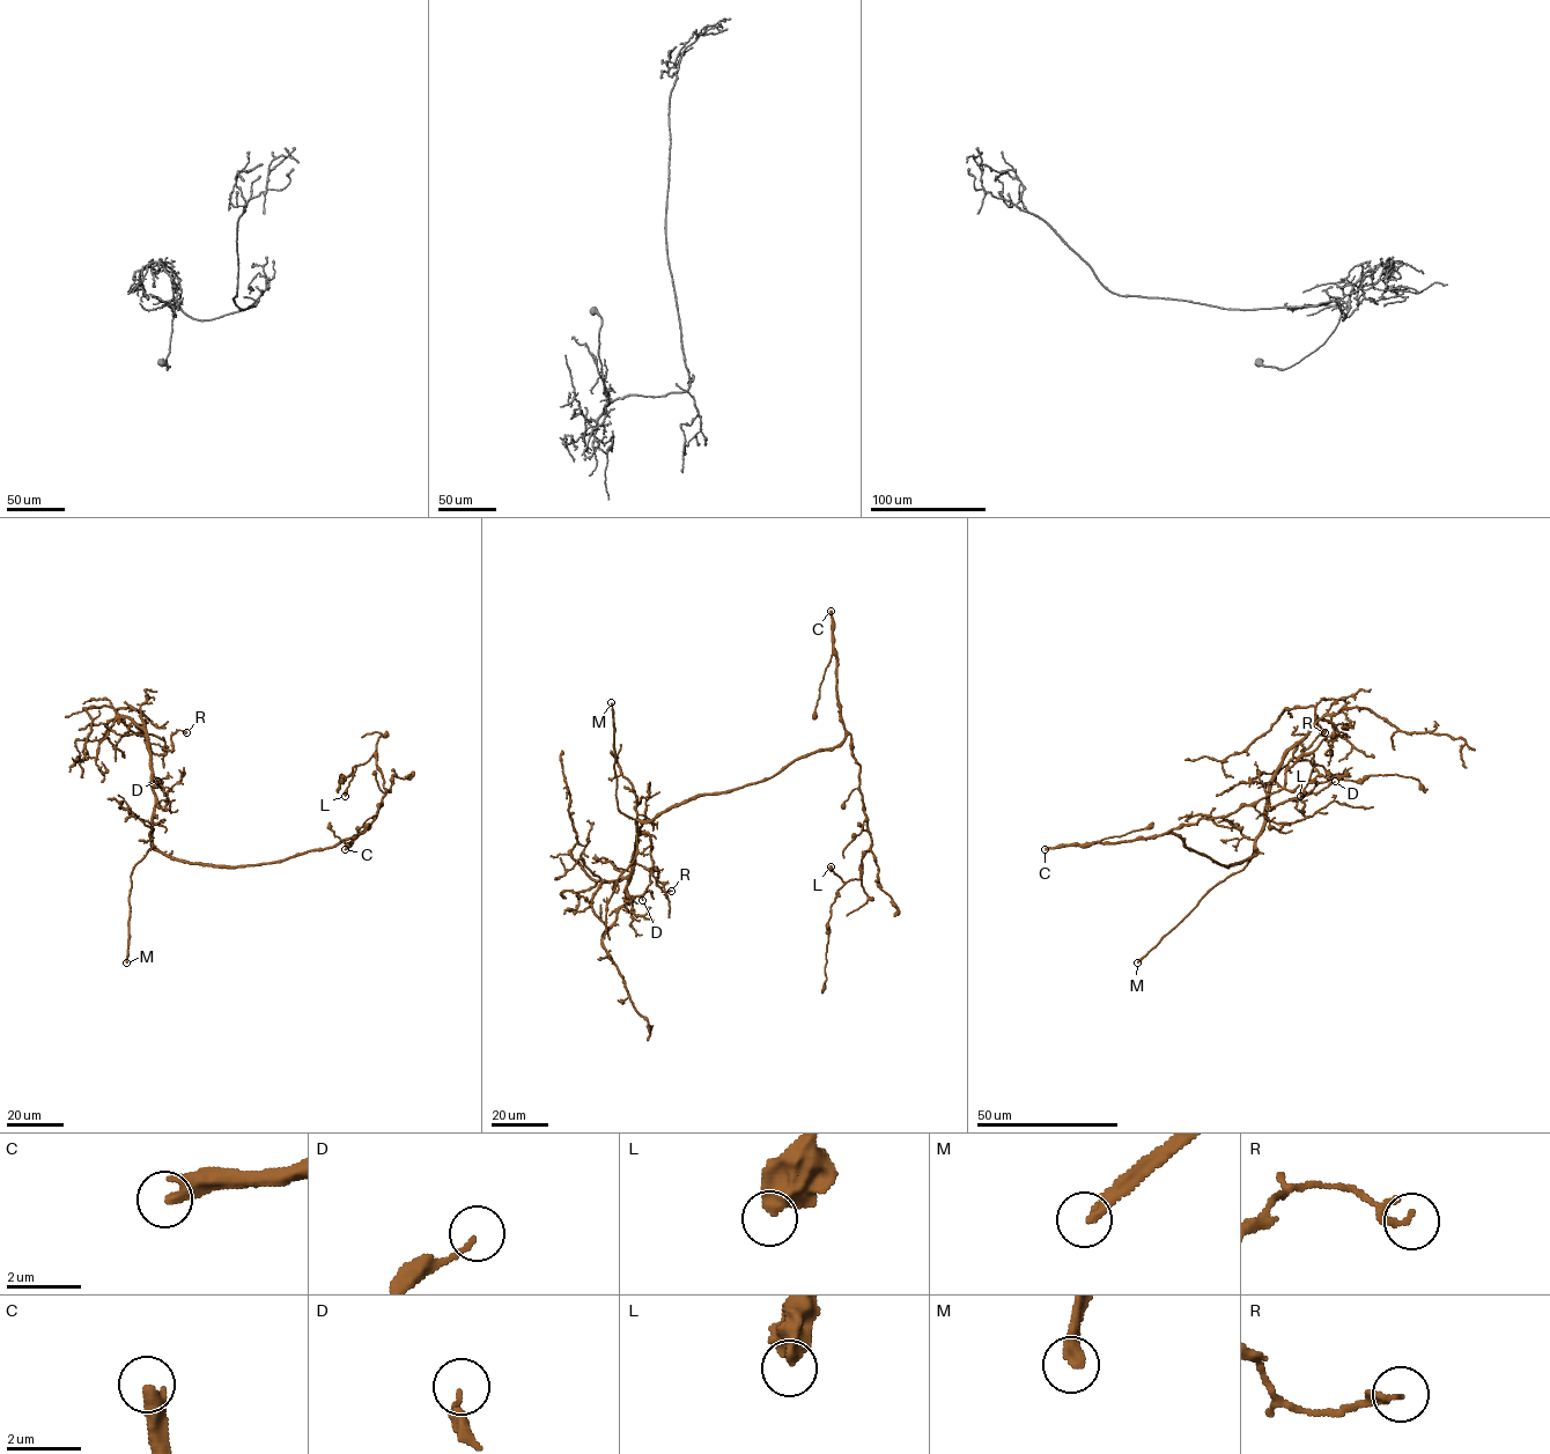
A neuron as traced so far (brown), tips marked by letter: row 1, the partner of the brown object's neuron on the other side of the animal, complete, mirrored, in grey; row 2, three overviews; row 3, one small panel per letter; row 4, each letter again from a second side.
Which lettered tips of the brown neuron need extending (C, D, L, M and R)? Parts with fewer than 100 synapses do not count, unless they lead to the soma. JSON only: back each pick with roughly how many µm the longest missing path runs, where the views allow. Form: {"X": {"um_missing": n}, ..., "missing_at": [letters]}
{"C": {"um_missing": 400}, "M": {"um_missing": 70}, "missing_at": ["C", "M"]}

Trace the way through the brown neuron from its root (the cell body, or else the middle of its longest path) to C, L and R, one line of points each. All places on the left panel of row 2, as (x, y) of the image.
C: (251, 865), (330, 848), (360, 833), (345, 849)
L: (251, 865), (330, 848), (363, 833), (375, 819), (386, 792), (375, 753), (356, 767), (345, 796)
R: (251, 865), (183, 862), (153, 844), (155, 795), (149, 745), (172, 751), (170, 736), (178, 730), (186, 732)

